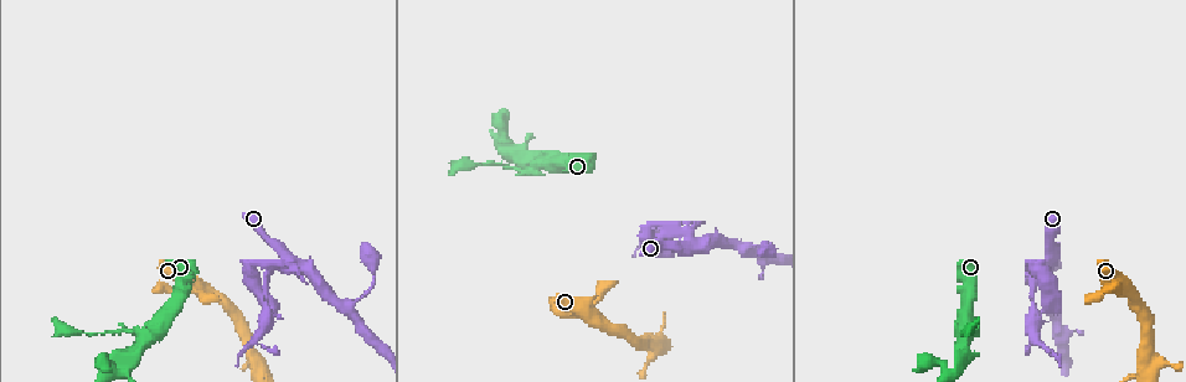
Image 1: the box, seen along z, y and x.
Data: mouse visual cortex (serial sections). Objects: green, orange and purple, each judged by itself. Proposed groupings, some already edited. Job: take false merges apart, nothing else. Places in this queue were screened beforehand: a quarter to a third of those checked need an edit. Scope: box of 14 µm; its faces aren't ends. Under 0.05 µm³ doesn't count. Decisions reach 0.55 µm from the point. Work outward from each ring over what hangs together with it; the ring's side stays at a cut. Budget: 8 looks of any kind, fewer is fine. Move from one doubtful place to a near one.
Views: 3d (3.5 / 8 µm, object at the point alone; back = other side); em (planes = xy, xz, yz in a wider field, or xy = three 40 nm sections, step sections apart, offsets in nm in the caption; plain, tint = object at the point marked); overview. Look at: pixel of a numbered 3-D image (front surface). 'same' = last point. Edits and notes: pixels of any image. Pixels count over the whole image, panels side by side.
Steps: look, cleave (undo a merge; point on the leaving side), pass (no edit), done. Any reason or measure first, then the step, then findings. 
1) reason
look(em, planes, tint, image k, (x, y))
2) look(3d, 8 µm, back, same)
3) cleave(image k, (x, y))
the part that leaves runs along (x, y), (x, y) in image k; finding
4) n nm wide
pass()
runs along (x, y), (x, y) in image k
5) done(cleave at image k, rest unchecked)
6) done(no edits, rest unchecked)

four arms meet
look(em, xy, step 3, tint, image 1, (196, 290))

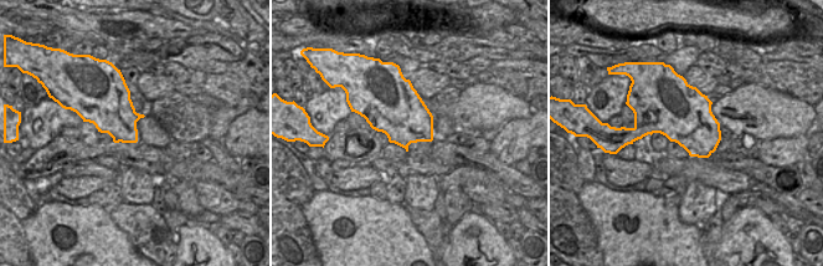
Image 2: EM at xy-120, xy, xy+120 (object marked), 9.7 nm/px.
look(3d, 3.5 µm, same)

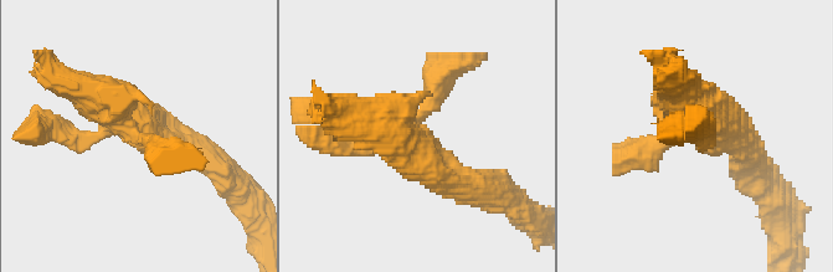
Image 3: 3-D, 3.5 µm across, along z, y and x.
500 nm wide
pass()
runs along (337, 111), (375, 121), (467, 186) in image 3; continuous, no second cell

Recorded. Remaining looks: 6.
side arm on a straight run
look(3d, 3.5 µm, image 1, (300, 264))

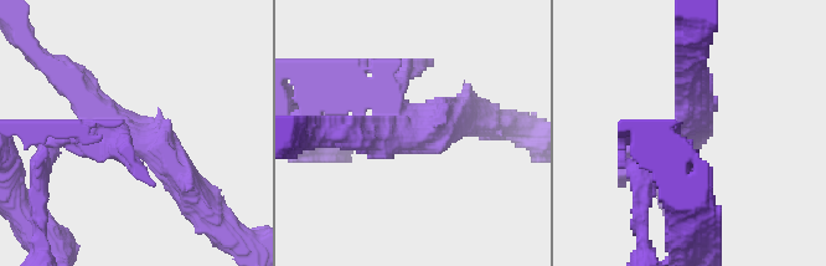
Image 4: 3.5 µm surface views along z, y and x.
look(em, planes, tint, image 4, (684, 128))

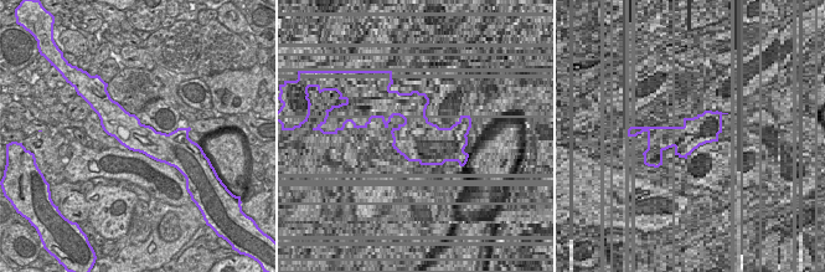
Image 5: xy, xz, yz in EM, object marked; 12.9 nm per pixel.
400 nm wide
cleave(image 4, (82, 152))
the part that leaves runs along (118, 129), (61, 133), (30, 126) in image 4; two cells meet here

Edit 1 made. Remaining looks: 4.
look(3d, 3.5 µm, image 1, (526, 168))

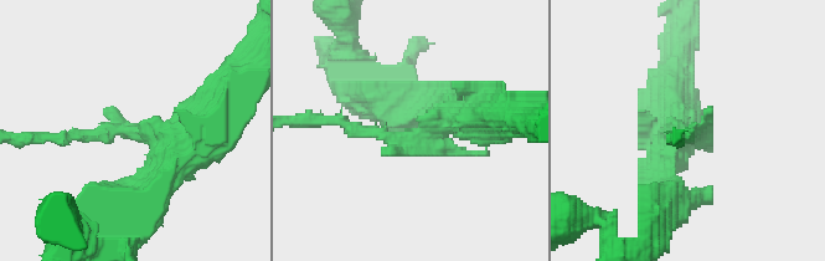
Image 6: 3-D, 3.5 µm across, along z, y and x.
need the tissue
look(em, planes, tint, image 6, (405, 141))

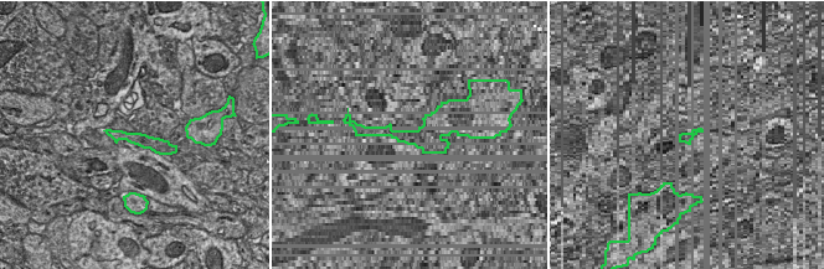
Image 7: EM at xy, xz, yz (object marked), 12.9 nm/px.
arms of 150, 500 nm
cleave(image 6, (364, 129))
the part that leaves runs along (427, 133), (392, 139), (308, 117) in image 6; two cells meet here

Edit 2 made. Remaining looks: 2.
done(cleave at image 4, cleave at image 6, rest unchecked)

